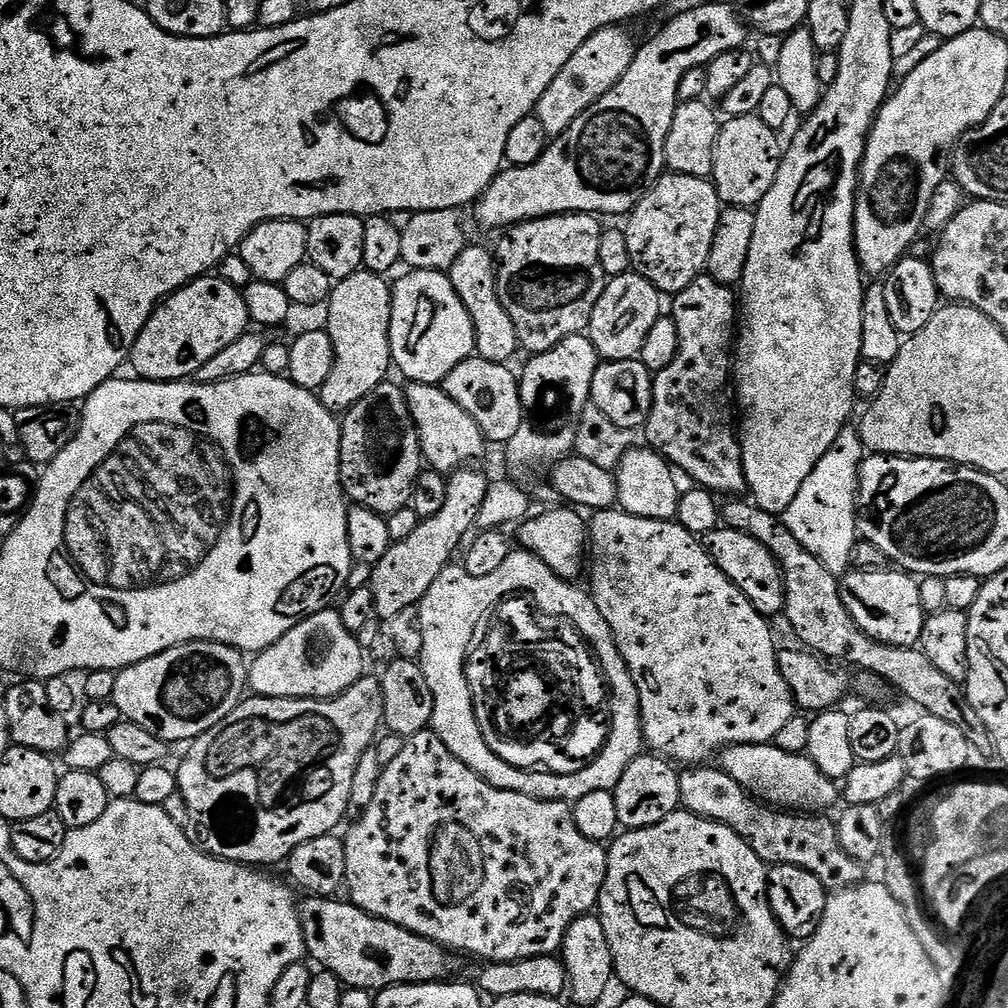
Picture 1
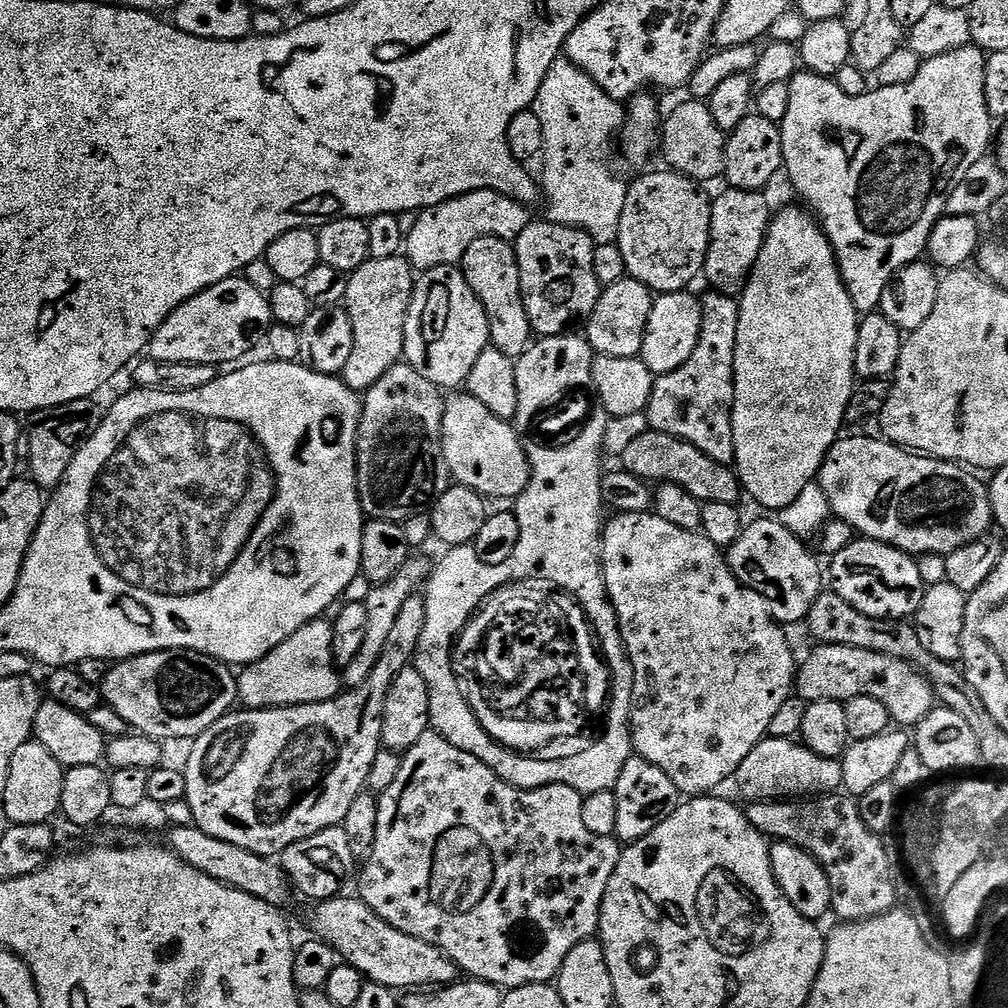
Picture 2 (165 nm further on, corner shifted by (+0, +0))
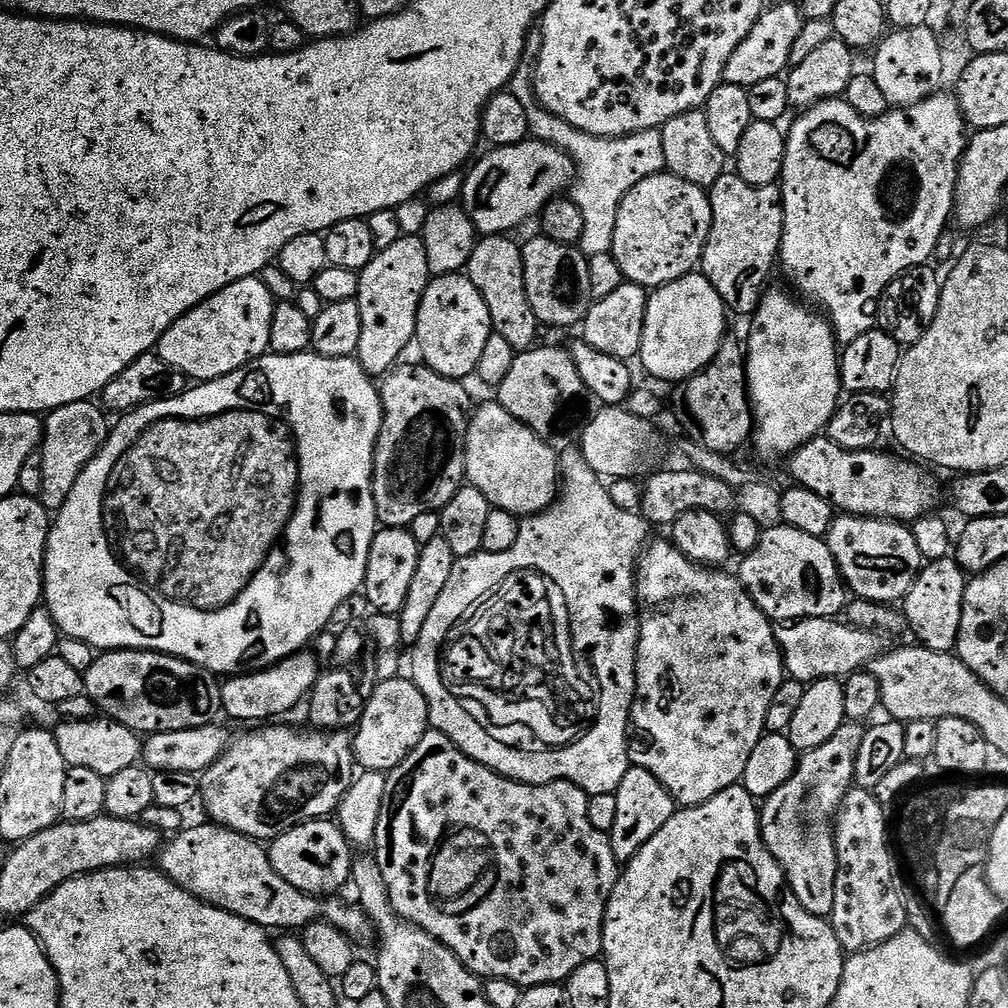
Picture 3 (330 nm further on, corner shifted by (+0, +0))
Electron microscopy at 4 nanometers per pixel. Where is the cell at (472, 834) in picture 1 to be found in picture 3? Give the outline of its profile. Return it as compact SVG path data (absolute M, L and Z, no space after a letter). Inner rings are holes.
M429 730L410 750L410 754L395 770L387 773L386 794L382 802L382 814L378 818L378 830L374 841L374 855L386 878L386 890L396 913L414 926L426 930L438 942L442 942L468 969L481 978L493 980L506 978L520 985L521 989L536 988L540 984L560 984L567 981L578 966L597 959L604 950L604 915L610 894L622 871L609 833L594 830L588 817L588 793L571 784L569 780L555 780L549 784L523 784L482 766L471 760L446 734Z

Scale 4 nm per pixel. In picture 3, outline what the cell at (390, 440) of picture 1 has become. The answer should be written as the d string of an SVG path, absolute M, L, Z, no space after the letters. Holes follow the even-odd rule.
M401 362L379 381L384 417L372 463L372 489L376 518L383 527L408 528L414 518L439 512L465 483L464 439L474 403L464 386L461 381L446 378L420 362Z

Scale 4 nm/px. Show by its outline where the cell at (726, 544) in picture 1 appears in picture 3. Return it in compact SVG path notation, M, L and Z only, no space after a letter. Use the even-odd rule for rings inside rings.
M779 523L775 527L765 528L760 533L758 546L750 550L743 557L738 571L738 579L746 591L752 596L752 600L768 619L773 622L787 622L790 620L805 620L806 618L836 618L843 613L850 593L844 579L836 565L836 559L832 551L828 549L827 539L812 537L802 530L794 529L786 523Z

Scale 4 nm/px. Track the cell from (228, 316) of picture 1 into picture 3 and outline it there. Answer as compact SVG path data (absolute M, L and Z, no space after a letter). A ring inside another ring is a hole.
M251 276L245 280L226 286L216 292L210 299L203 300L197 308L192 308L170 330L164 332L158 345L158 355L174 370L178 370L189 381L203 382L217 380L226 374L234 374L234 370L245 368L249 362L269 351L270 322L276 309L270 290L266 290L260 276Z

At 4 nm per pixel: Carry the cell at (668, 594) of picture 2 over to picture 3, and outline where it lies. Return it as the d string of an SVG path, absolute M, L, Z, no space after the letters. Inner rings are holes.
M653 539L641 551L640 562L636 566L636 604L640 607L640 641L636 651L636 697L632 703L632 713L628 716L628 758L635 767L650 770L662 786L676 799L677 805L693 808L726 790L730 786L741 783L744 779L746 762L750 762L750 754L754 754L754 746L766 734L766 710L770 710L770 702L774 702L774 694L778 694L778 686L786 678L784 659L776 641L776 630L773 621L754 603L752 596L743 584L728 570L716 566L695 564L682 550L678 550L671 539Z

